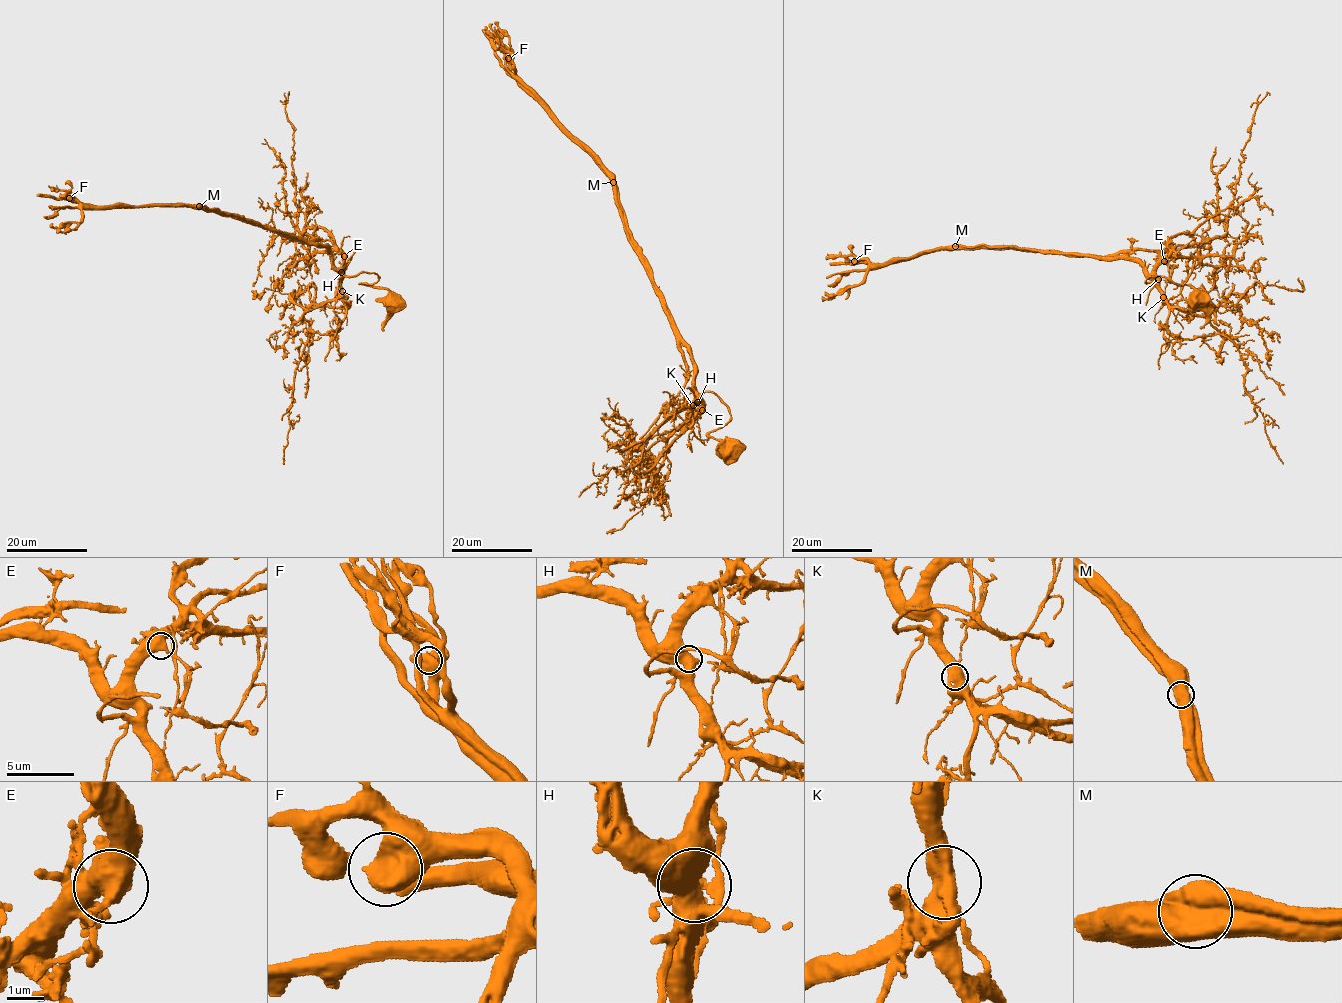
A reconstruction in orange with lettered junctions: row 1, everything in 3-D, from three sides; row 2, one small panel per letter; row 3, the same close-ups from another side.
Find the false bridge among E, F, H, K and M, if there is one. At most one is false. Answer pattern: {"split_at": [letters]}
{"split_at": ["M"]}

